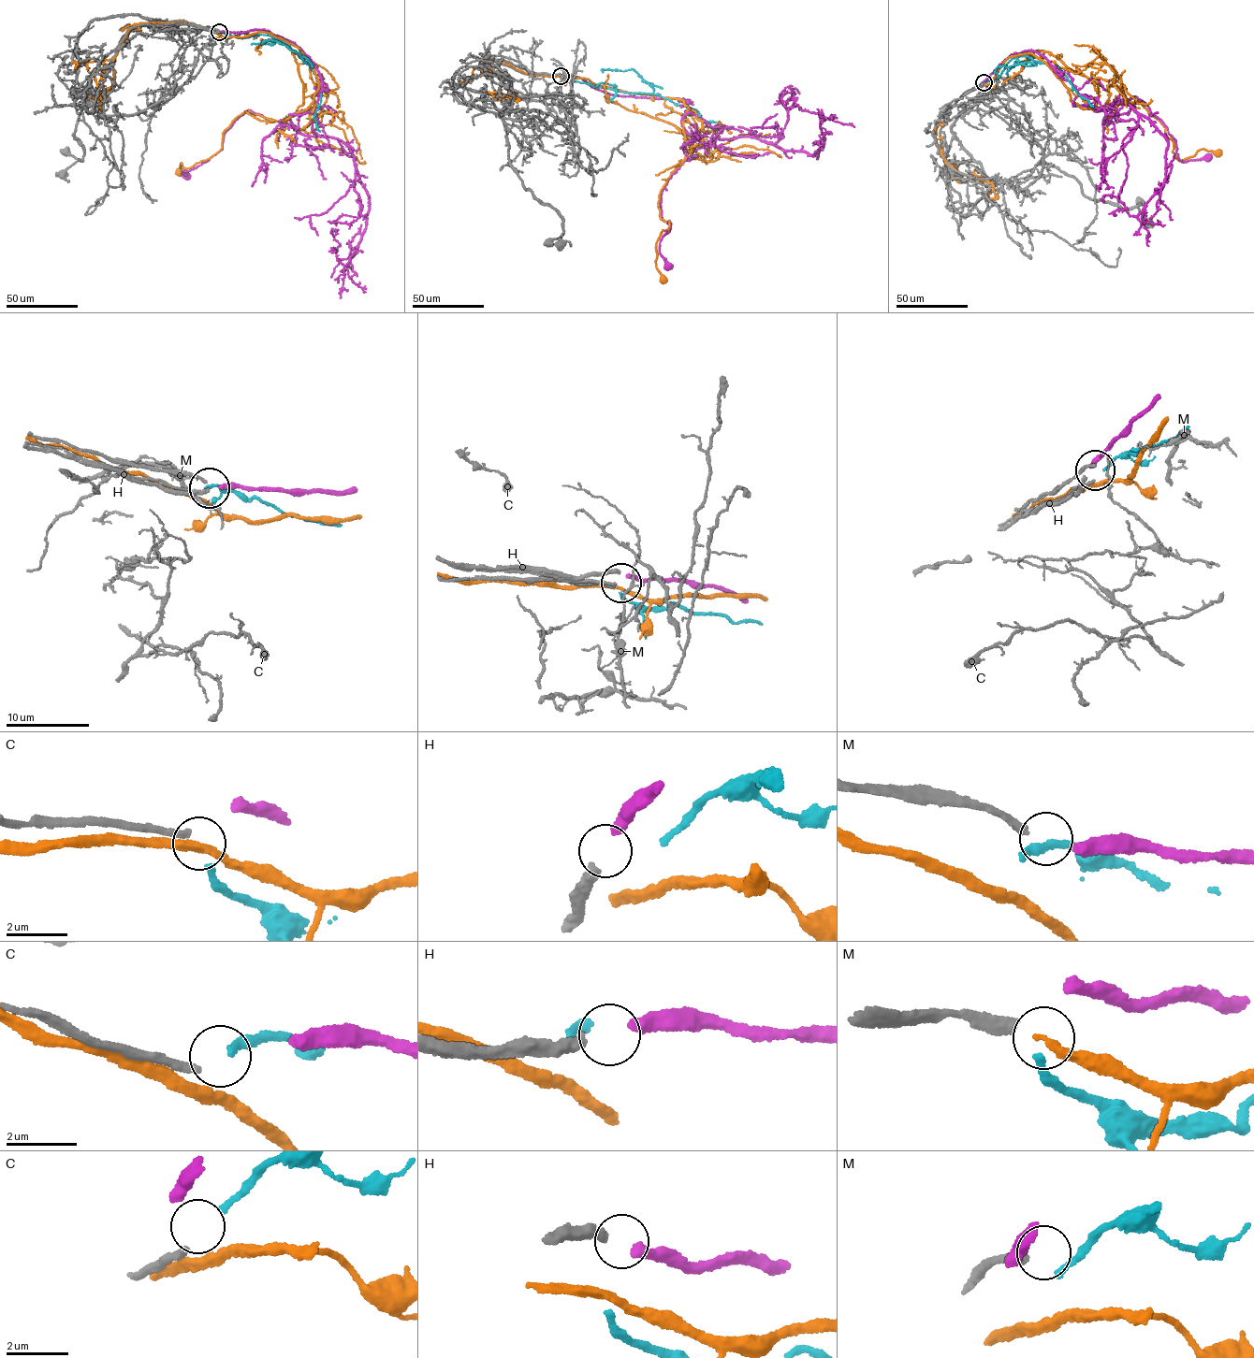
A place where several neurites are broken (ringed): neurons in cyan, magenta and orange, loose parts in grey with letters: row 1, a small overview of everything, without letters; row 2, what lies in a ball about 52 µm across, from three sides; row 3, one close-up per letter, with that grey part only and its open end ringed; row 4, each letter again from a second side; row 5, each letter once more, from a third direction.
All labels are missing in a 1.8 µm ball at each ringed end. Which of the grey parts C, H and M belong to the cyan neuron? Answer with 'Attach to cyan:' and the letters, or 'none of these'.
Attach to cyan: C

